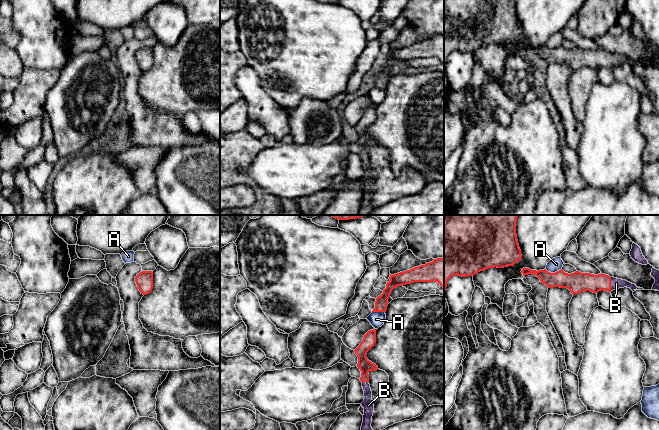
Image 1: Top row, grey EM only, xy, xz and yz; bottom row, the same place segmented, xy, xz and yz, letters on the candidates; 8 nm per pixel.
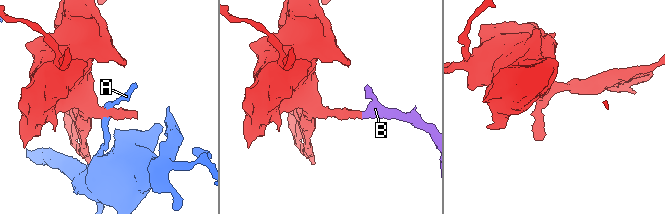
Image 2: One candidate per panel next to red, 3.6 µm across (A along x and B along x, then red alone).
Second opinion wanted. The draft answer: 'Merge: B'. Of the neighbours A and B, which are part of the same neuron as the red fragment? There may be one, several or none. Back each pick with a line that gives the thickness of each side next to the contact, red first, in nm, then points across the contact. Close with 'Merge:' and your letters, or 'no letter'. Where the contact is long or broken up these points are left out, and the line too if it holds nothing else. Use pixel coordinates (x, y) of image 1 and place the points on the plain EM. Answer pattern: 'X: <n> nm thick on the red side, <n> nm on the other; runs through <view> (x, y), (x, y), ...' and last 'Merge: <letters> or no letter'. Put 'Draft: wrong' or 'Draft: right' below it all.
B: 160 nm thick on the red side, 80 nm on the other
Merge: B
Draft: right

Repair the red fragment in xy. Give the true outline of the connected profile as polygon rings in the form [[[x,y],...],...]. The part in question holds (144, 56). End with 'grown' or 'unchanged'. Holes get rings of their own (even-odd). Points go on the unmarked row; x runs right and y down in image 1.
[[[142,47],[135,53],[135,58],[141,70],[147,71],[153,65],[153,48]]]; unchanged

